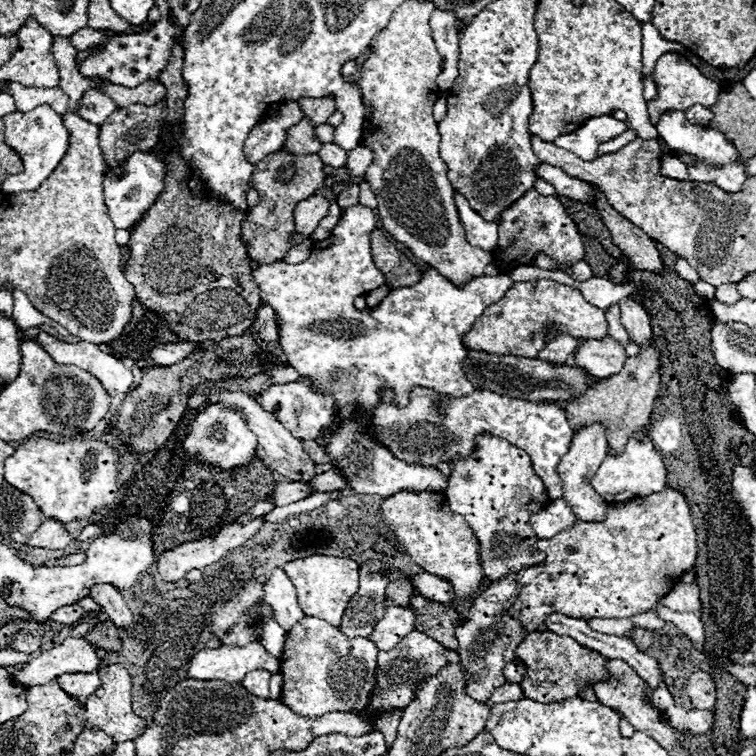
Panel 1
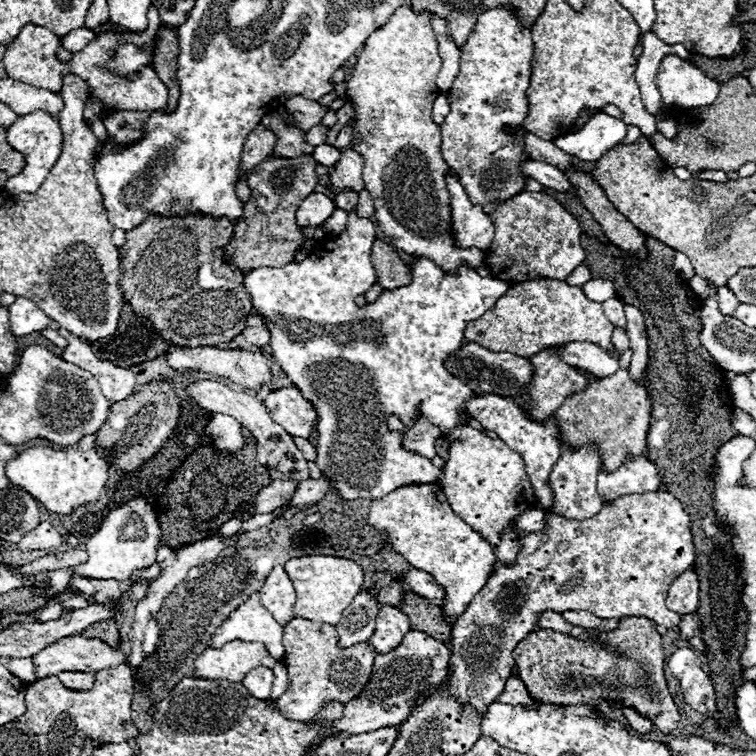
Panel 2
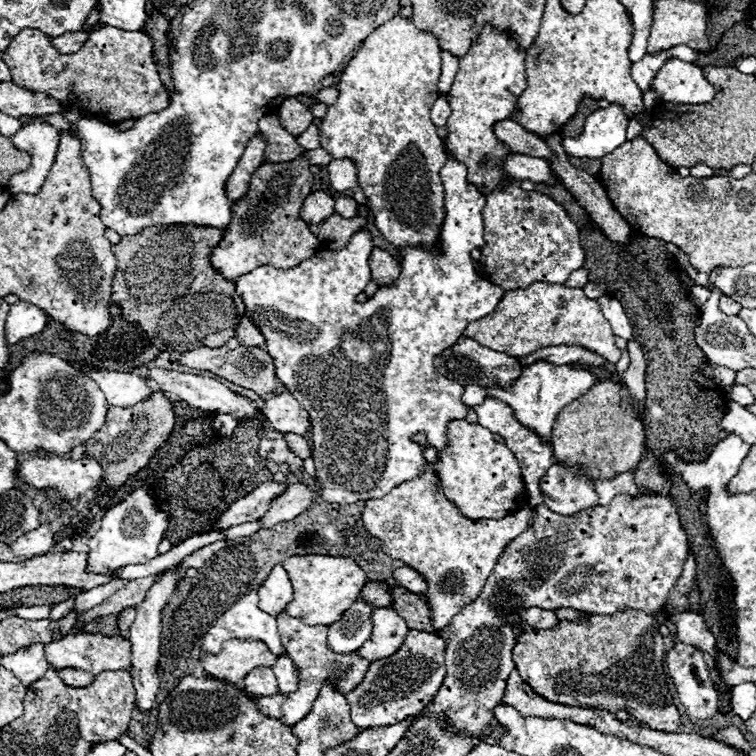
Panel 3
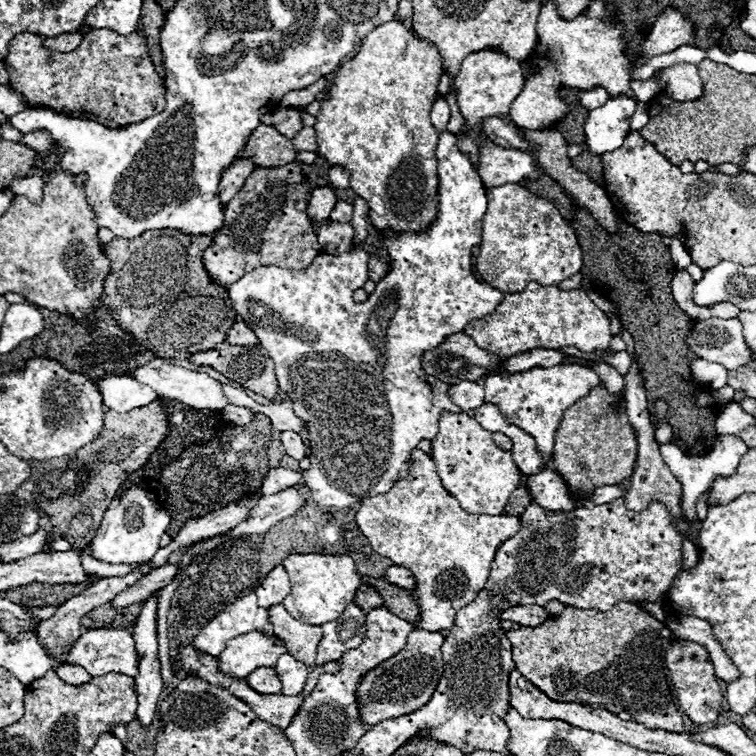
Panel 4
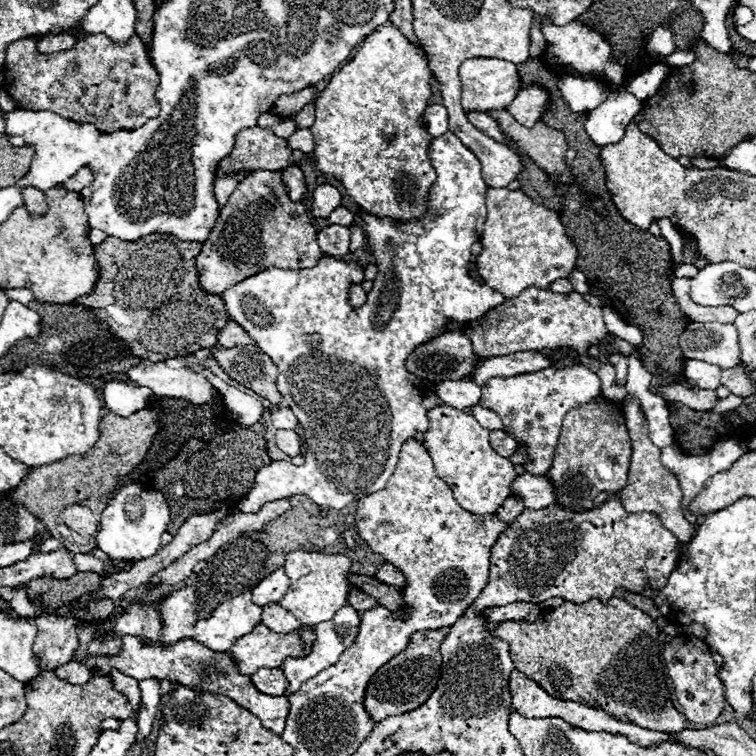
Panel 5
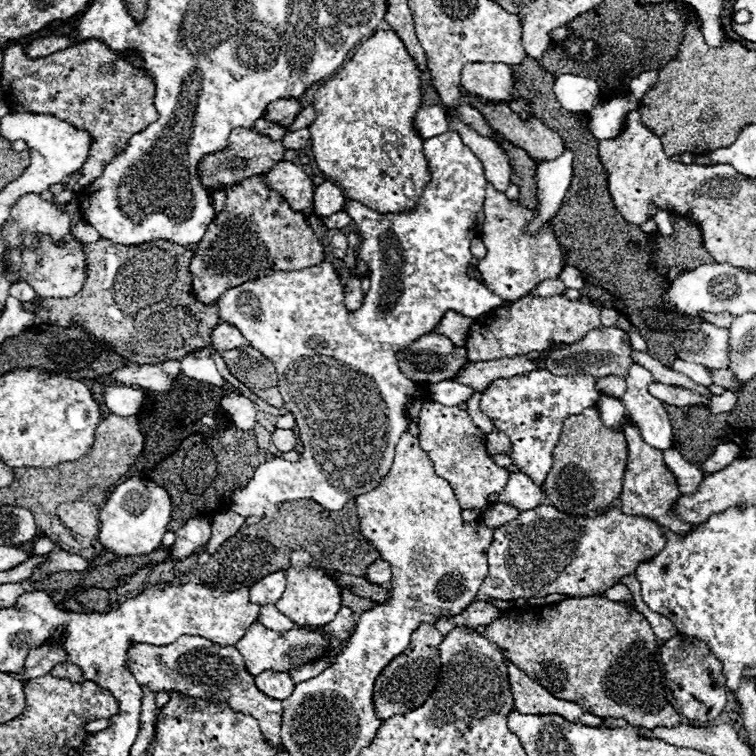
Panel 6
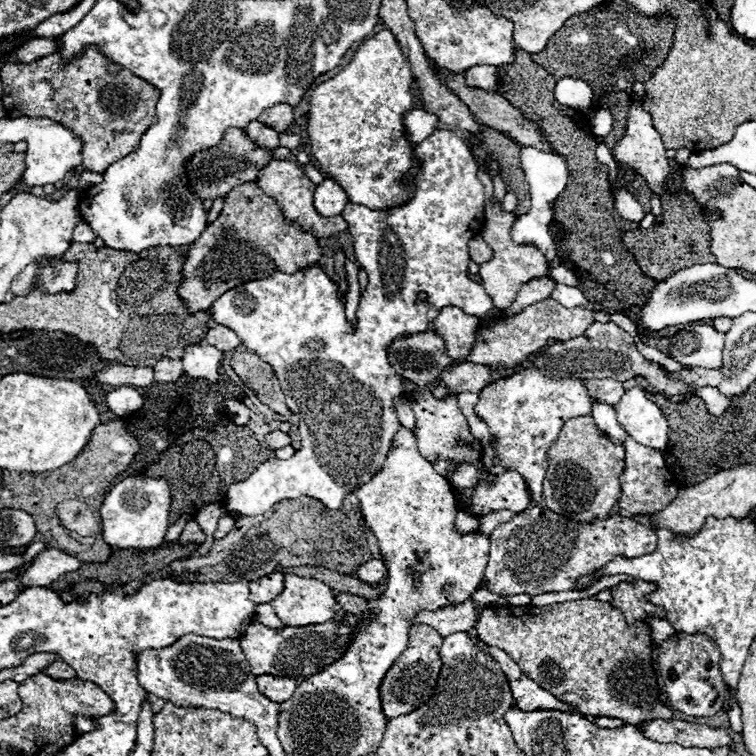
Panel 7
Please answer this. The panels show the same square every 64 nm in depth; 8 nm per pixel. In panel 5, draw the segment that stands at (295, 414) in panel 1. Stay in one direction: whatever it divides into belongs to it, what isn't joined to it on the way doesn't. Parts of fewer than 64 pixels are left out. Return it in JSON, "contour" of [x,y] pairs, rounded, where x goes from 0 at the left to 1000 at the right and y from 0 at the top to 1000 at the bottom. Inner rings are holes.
{"contour":[[[376,540],[376,542],[365,542],[365,545],[360,548],[360,563],[362,563],[365,569],[373,569],[373,566],[392,569],[394,556],[392,556],[392,550],[386,548],[384,540]]]}

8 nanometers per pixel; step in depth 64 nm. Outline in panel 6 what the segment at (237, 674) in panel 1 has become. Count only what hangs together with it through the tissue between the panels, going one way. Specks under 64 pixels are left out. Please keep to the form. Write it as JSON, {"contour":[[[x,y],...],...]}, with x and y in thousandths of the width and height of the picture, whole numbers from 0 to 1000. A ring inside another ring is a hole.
{"contour":[[[336,823],[325,839],[320,841],[320,847],[315,847],[312,857],[315,862],[320,862],[323,873],[325,873],[325,886],[339,894],[349,886],[362,886],[362,889],[381,889],[392,881],[402,881],[413,873],[423,873],[431,862],[434,862],[437,849],[431,847],[431,841],[423,833],[415,831],[386,831],[381,836],[362,836],[349,831],[344,823]]]}

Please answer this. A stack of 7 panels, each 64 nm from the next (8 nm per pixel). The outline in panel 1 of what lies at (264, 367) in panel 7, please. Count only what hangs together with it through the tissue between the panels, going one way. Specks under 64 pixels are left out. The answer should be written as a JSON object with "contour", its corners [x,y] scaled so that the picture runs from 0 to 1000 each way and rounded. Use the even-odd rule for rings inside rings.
{"contour":[[[233,452],[233,455],[220,455],[220,458],[209,458],[198,463],[198,474],[212,481],[212,484],[228,484],[241,479],[243,474],[249,474],[262,458],[251,455],[251,452]]]}

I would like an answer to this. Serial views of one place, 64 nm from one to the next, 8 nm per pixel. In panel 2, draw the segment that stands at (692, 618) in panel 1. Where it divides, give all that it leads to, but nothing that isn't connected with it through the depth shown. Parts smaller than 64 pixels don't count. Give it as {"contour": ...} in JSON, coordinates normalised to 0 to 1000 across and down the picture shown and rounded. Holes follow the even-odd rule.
{"contour":[[[854,651],[854,653],[828,653],[807,667],[796,669],[794,677],[775,688],[749,688],[728,680],[714,704],[701,704],[688,712],[688,728],[683,743],[661,746],[638,783],[627,788],[611,815],[598,825],[595,844],[595,892],[593,915],[608,931],[622,931],[635,947],[643,947],[646,931],[656,929],[664,918],[669,899],[677,892],[680,870],[677,860],[698,836],[709,831],[712,810],[749,810],[749,807],[775,807],[791,817],[823,817],[823,815],[857,815],[868,825],[881,831],[897,828],[902,812],[881,804],[881,786],[886,772],[918,746],[918,720],[913,706],[913,685],[907,683],[902,667],[886,651]]]}

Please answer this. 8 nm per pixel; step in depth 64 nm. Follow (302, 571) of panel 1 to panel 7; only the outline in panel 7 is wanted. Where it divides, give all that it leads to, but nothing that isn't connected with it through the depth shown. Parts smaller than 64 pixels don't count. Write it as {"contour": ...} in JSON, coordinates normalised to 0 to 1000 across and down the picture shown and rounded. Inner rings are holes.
{"contour":[[[376,759],[376,780],[357,796],[365,815],[378,828],[407,828],[407,825],[426,825],[431,820],[439,820],[444,807],[439,804],[444,799],[442,783],[431,772],[423,772],[413,765],[397,765],[389,759]]]}

